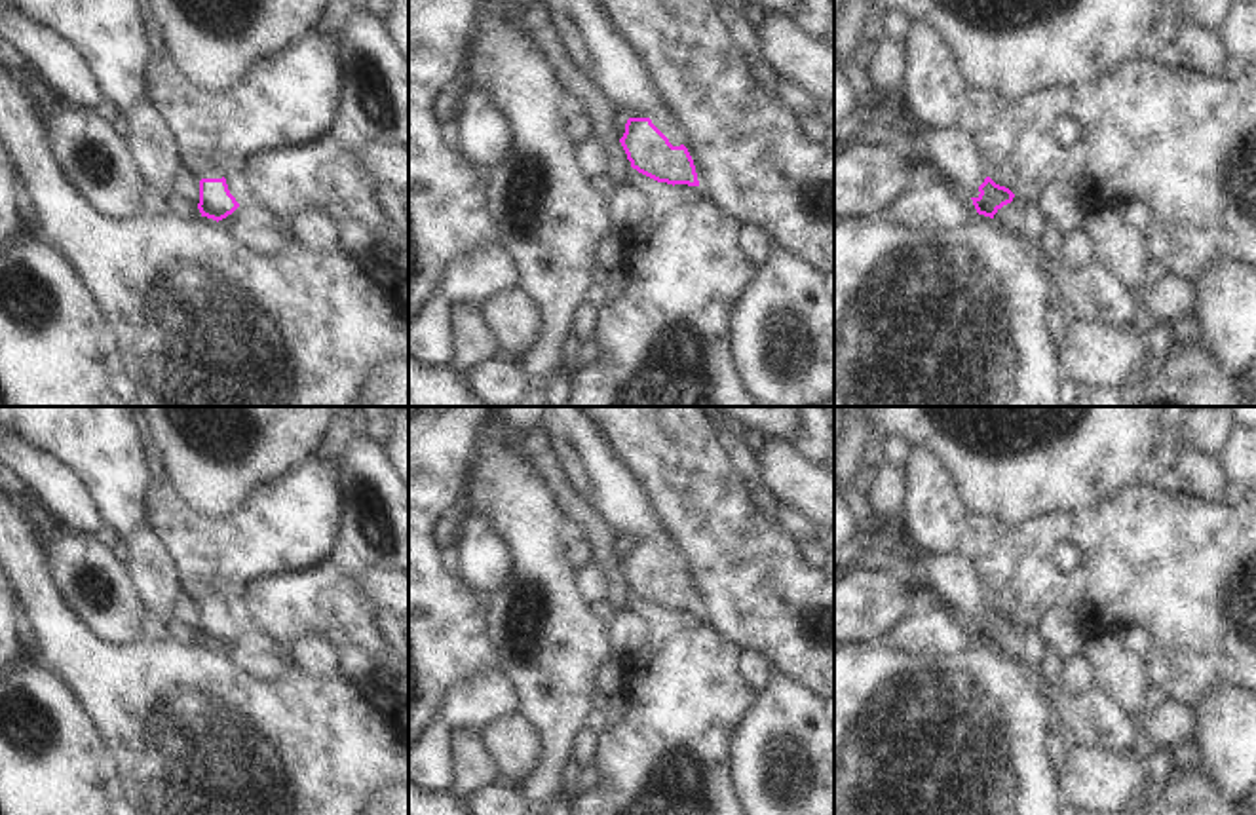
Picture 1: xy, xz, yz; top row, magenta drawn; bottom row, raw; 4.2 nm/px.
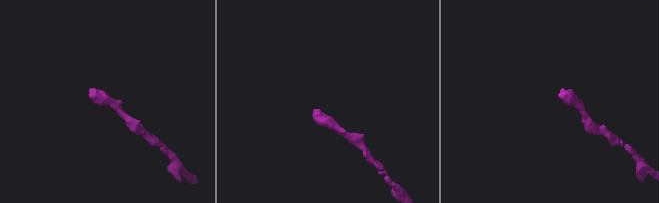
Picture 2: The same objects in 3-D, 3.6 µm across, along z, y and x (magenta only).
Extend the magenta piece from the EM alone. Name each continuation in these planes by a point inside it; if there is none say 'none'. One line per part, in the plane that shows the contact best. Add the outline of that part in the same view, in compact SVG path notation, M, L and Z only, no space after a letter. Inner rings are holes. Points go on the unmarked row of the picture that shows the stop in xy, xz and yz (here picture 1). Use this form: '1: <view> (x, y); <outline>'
1: xy (206, 597); M203 591L201 595L198 595L198 598L194 602L200 608L201 604L222 604L224 598L220 595Z

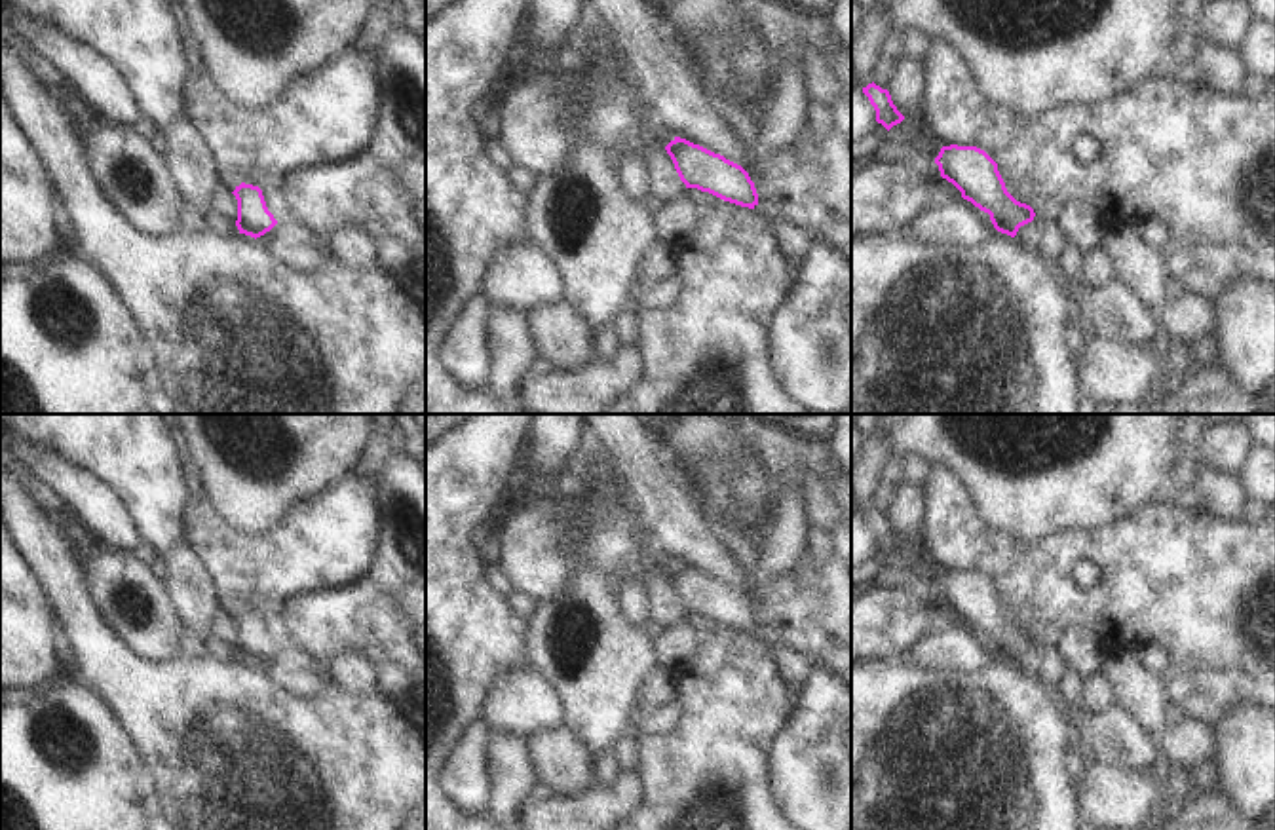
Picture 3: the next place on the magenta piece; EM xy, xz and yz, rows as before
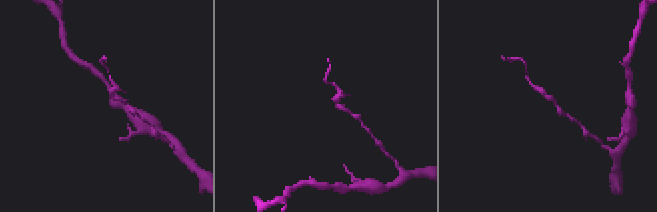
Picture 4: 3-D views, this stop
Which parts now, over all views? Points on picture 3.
none

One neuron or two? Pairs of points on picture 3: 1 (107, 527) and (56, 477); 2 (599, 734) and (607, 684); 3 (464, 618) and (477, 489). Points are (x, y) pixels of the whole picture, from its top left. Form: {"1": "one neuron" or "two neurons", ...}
{"1": "one neuron", "2": "one neuron", "3": "one neuron"}

